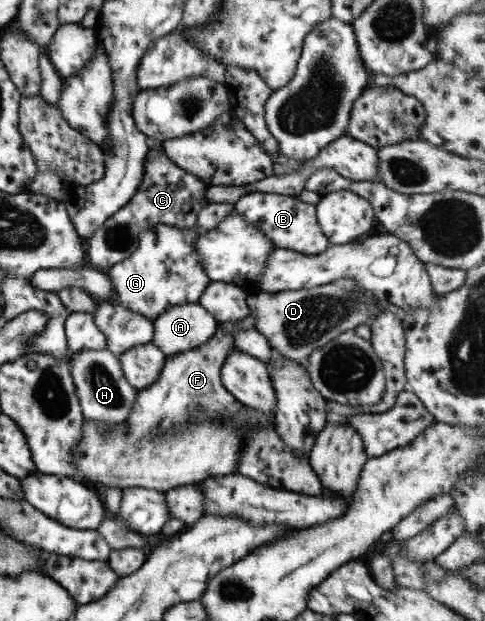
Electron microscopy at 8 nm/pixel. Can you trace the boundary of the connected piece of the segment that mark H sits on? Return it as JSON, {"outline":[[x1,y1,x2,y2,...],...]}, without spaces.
{"outline":[[108,349,74,352,70,358,70,373,86,421,103,423,110,428,110,425,118,425,127,420,139,391,126,380,117,355]]}

